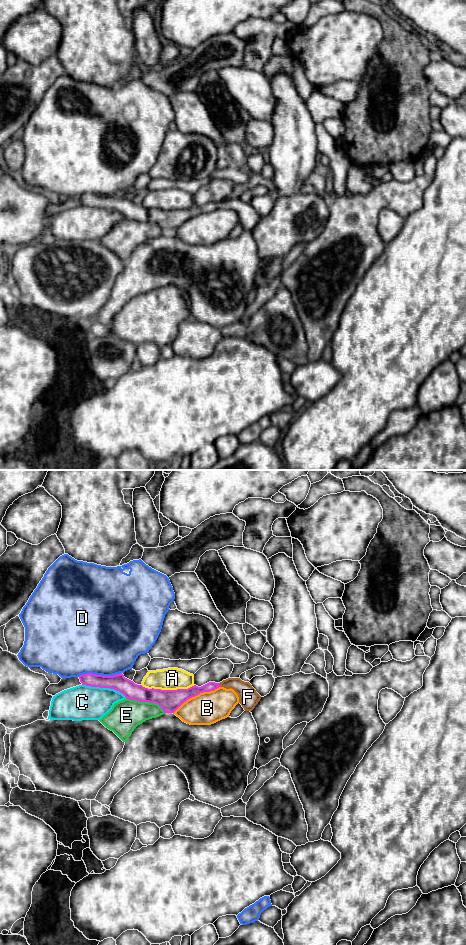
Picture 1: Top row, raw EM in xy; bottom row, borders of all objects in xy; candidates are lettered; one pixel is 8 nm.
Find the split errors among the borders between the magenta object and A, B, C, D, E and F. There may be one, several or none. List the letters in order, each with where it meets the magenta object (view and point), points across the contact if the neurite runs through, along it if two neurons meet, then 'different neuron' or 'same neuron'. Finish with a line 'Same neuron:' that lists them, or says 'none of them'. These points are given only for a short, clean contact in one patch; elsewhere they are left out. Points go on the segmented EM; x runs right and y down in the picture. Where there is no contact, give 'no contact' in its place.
A: meets magenta in xy at (168, 690); different neuron
B: meets magenta in xy at (196, 695); border along xy (220, 686), (188, 698), (173, 713); different neuron
C: meets magenta in xy at (104, 687); different neuron
D: meets magenta in xy at (99, 675); different neuron
E: meets magenta in xy at (146, 701); different neuron
F: meets magenta in xy at (219, 685); runs through xy (193, 691), (219, 685), (236, 684), (248, 696); same neuron
Same neuron: F

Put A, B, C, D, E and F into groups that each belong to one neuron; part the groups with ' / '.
A / B / C / D / E / F

